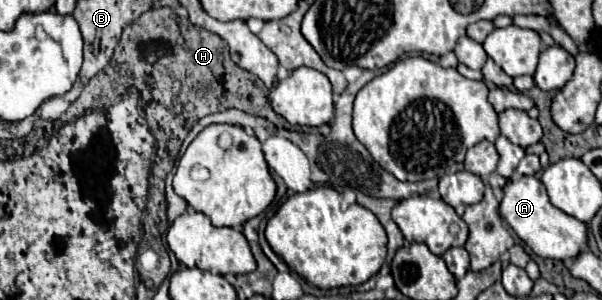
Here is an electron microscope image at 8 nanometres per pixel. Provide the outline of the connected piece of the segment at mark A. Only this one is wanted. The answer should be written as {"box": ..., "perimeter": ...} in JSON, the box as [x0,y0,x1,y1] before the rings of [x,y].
{"box":[498,176,586,260],"perimeter":[[[522,176],[520,180],[508,180],[502,188],[504,196],[498,206],[500,218],[518,234],[518,238],[532,248],[540,258],[572,260],[586,244],[586,224],[564,214],[550,204],[544,184],[536,176]]]}

